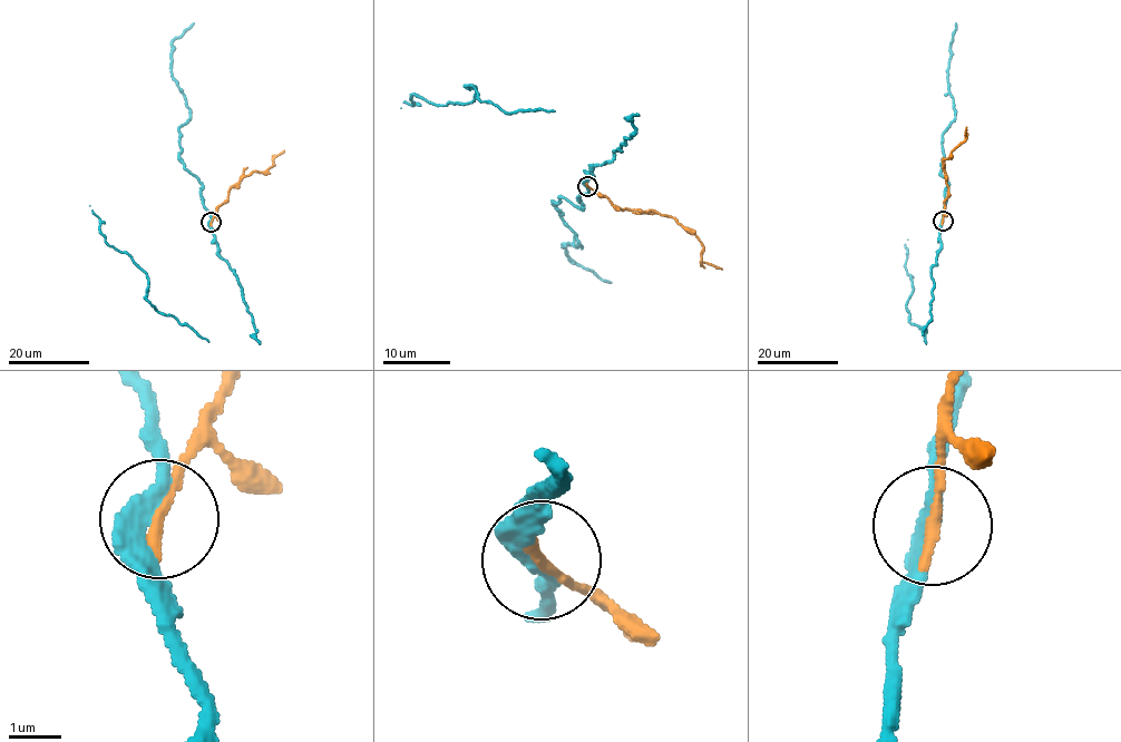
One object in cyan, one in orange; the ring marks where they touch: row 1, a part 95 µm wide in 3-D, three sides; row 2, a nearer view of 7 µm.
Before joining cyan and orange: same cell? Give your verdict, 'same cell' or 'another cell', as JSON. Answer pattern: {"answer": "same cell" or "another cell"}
{"answer": "another cell"}

